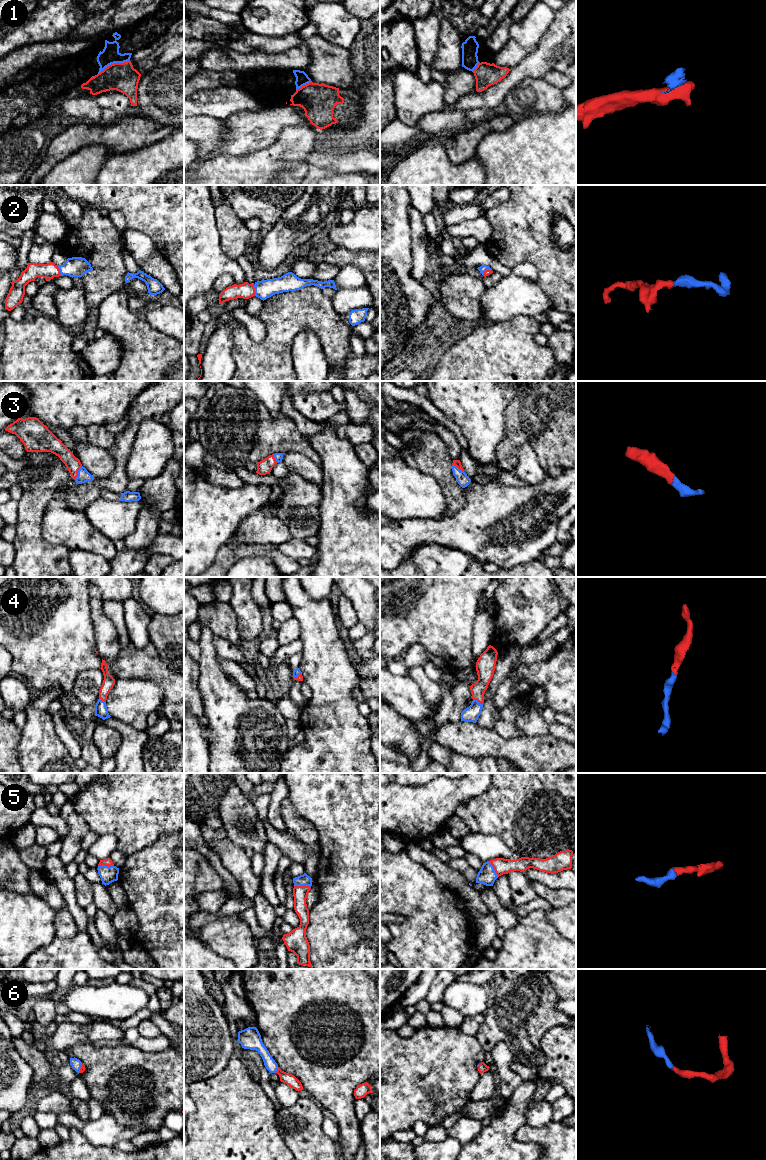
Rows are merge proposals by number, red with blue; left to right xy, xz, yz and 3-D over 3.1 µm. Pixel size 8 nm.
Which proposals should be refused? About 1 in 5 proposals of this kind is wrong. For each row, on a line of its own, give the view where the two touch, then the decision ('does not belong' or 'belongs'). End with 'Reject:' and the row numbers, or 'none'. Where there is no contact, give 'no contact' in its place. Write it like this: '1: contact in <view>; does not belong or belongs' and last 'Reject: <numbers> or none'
1: contact in xy; does not belong
2: contact in xz; belongs
3: contact in xy; belongs
4: contact in yz; belongs
5: contact in xz; belongs
6: contact in xz; belongs
Reject: 1

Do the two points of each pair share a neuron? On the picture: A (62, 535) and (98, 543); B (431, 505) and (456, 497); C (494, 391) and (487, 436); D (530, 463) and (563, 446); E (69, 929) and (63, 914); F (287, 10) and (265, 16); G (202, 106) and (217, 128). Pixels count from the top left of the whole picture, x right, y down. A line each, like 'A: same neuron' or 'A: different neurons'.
A: same neuron
B: different neurons
C: same neuron
D: different neurons
E: same neuron
F: same neuron
G: different neurons

